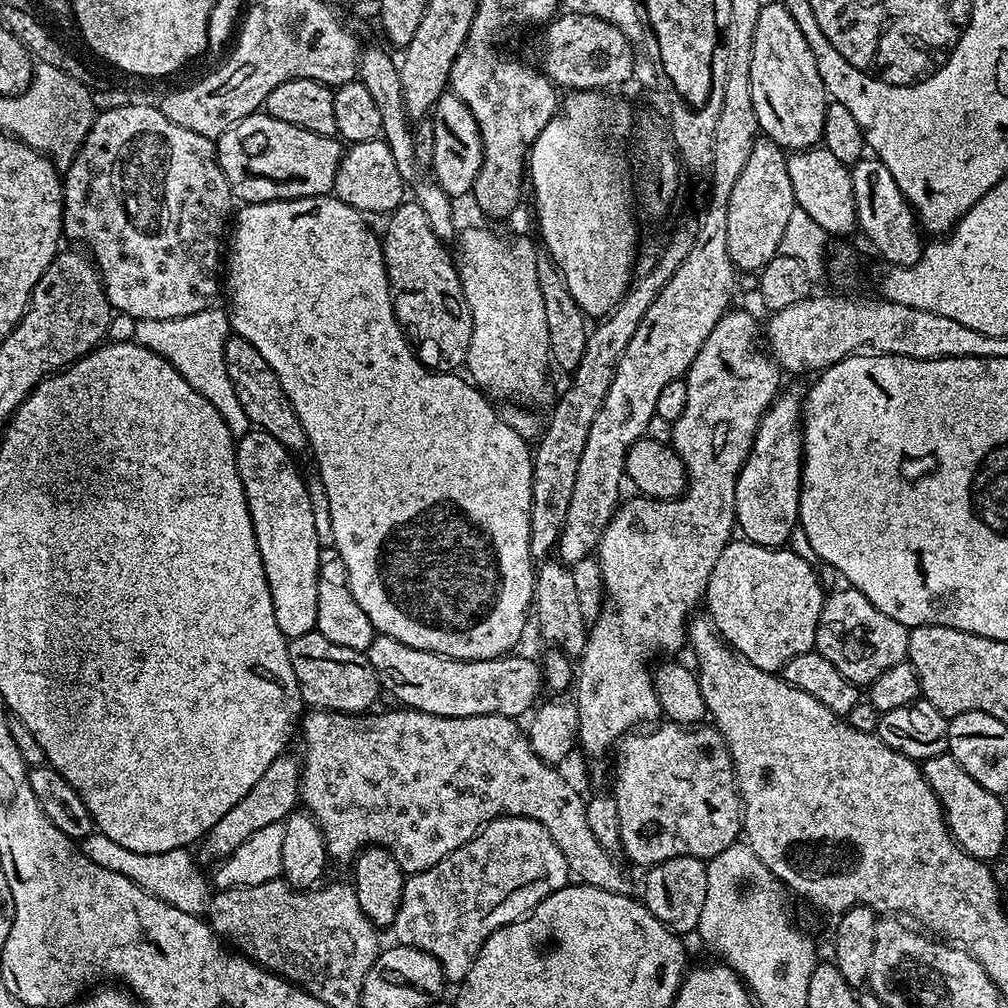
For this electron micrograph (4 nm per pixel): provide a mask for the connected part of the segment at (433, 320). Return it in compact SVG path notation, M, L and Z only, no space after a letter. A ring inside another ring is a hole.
M408 198L405 199L403 204L393 210L387 217L388 225L385 226L384 232L382 231L382 243L384 245L384 265L386 266L386 274L388 275L388 290L392 294L392 309L396 312L396 321L404 329L414 351L416 357L419 358L420 363L425 368L433 372L450 372L455 373L456 368L465 363L468 359L468 351L470 350L470 338L472 337L472 315L470 314L470 306L466 302L466 294L462 290L462 282L460 281L460 274L458 271L457 261L447 252L445 241L439 240L434 234L434 230L430 230L430 221L426 219L426 213L422 210L422 206L418 206L415 200Z

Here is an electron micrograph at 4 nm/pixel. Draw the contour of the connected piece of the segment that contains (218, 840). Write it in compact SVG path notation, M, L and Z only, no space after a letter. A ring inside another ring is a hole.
M292 754L274 758L274 762L270 762L270 766L266 769L266 774L262 774L262 778L258 778L258 782L254 782L250 794L246 794L246 798L242 798L226 814L222 814L222 818L218 818L216 825L208 831L202 844L205 854L213 862L219 862L234 850L238 850L238 846L242 846L242 842L246 842L246 838L250 838L258 830L262 830L262 826L279 824L287 820L288 816L298 808L300 770L301 765L298 763L297 757L295 760Z

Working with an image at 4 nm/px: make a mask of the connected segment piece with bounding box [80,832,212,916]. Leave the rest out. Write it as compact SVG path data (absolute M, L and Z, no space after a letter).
M93 832L87 839L81 841L80 847L92 861L130 878L159 900L195 916L207 913L212 897L212 886L209 879L207 882L203 872L196 867L189 849L175 848L162 854L138 854L137 851L118 846L118 842L113 842L97 832Z

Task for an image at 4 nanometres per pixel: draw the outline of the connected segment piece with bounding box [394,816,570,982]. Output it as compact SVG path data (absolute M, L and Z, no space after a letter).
M502 816L492 820L470 842L425 872L413 872L405 879L400 909L396 915L396 944L429 952L444 968L449 981L463 982L472 963L484 949L486 938L515 920L523 920L550 894L569 883L568 863L558 850L554 838L546 834L546 826L521 816Z

